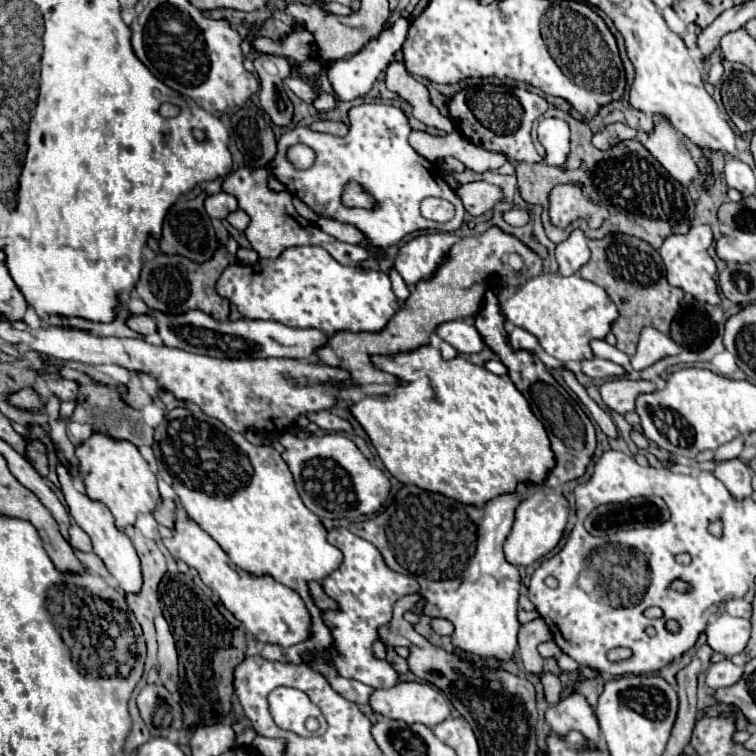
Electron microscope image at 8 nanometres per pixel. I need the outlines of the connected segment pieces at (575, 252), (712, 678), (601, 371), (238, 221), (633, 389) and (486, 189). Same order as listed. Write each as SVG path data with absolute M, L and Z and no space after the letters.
M580 229L572 231L572 235L556 245L556 261L558 261L558 273L568 277L580 271L582 265L590 261L590 249L588 239Z
M730 659L726 661L720 661L720 663L714 663L708 673L706 673L706 683L708 687L712 689L720 689L720 687L730 687L734 683L740 681L744 669L734 665Z
M594 357L590 361L584 361L582 371L588 377L624 377L626 375L624 367L620 367L612 361L606 361L606 359L598 359L598 357Z
M238 209L238 211L230 213L226 219L228 219L228 223L230 223L232 227L236 227L238 231L244 231L244 229L248 227L248 223L250 223L250 217L248 217L248 213L244 213L242 209Z
M614 379L600 387L602 401L608 409L626 415L628 411L634 411L634 401L642 393L656 391L656 385L650 381L630 381L630 379Z
M485 181L461 184L460 189L456 189L456 193L462 199L466 211L470 215L474 215L474 217L484 215L498 201L502 201L502 189L496 187L496 185L488 184Z

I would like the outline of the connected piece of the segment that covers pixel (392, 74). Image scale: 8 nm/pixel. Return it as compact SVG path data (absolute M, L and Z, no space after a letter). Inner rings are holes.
M390 61L386 67L386 87L394 93L398 93L402 99L406 99L412 105L412 115L416 119L420 119L422 123L430 125L430 127L438 127L446 133L452 133L456 129L456 125L452 123L450 117L442 115L430 101L430 93L426 89L426 85L418 83L404 67L404 63L400 61Z

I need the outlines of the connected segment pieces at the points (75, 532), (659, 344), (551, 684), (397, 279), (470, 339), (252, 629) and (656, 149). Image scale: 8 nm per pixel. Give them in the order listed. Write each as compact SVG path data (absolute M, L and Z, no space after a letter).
M72 525L70 527L70 545L72 545L72 549L78 549L78 551L84 551L84 553L88 553L88 551L92 551L92 543L90 543L90 537L78 527L78 525Z
M646 327L640 335L638 351L632 357L632 367L636 371L642 371L642 369L654 365L656 361L660 361L668 355L676 355L676 353L680 353L680 347L668 335L660 333L658 329Z
M544 673L542 675L542 685L544 685L544 695L546 695L546 701L549 704L554 704L560 697L560 679L552 673Z
M392 269L392 271L390 271L390 281L392 281L392 291L394 291L394 295L398 297L398 301L400 301L400 303L404 303L404 301L408 299L410 291L408 291L408 287L406 287L404 279L398 275L398 271L396 271L396 269Z
M448 321L442 323L436 331L446 343L450 343L458 353L462 355L470 355L470 353L480 353L486 343L482 339L482 335L478 333L478 329L474 327L472 321Z
M178 519L174 537L164 539L164 545L176 559L198 571L202 583L216 591L224 607L246 627L248 633L252 633L256 641L292 647L310 637L312 619L302 597L290 587L276 583L272 577L252 577L246 571L232 567L228 555L220 549L220 545L192 519Z
M658 115L658 121L654 125L654 133L648 135L646 149L682 185L692 183L700 173L698 165L692 161L690 153L686 151L680 135L662 115Z

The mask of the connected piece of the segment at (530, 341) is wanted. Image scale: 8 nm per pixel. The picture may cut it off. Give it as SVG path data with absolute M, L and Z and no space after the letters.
M516 327L516 329L512 329L512 331L508 333L508 345L510 345L514 351L518 351L518 349L534 351L534 349L538 347L538 339L536 339L532 333Z

